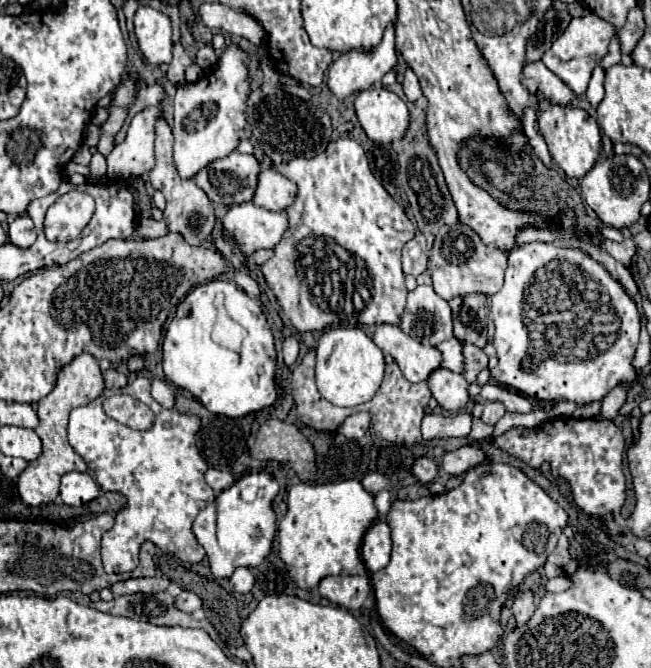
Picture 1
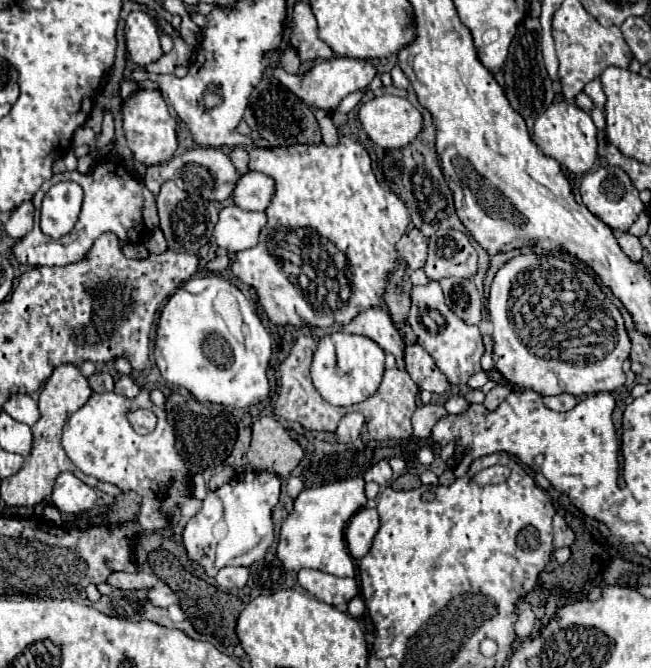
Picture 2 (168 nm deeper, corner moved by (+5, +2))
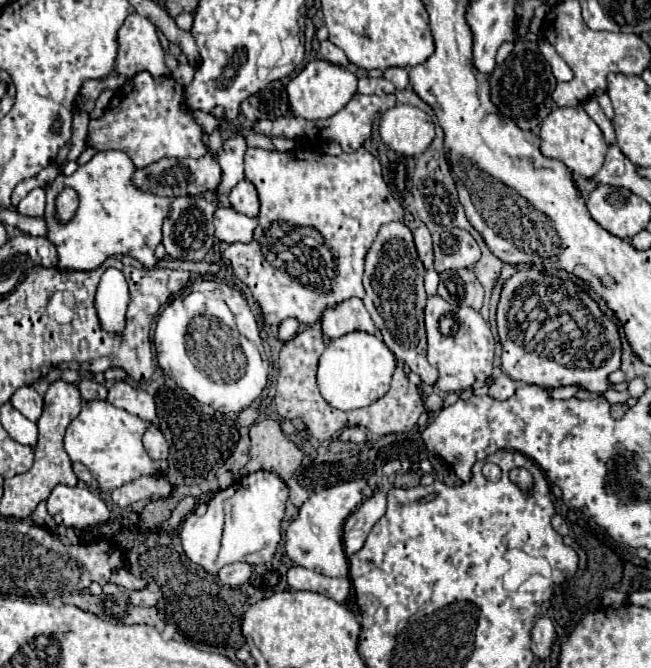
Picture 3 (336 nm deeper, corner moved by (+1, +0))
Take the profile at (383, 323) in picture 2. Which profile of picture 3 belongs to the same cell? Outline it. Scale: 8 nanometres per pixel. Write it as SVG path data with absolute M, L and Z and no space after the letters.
M347 299L345 303L339 303L335 309L325 311L325 315L321 317L321 327L323 335L329 339L343 337L351 331L365 331L375 337L381 337L361 299Z

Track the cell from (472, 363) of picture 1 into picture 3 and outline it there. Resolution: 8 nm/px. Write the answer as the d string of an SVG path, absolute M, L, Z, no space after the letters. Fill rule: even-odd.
M433 295L427 299L425 307L425 329L427 329L427 343L429 343L429 363L439 371L437 387L445 393L461 393L469 389L475 381L487 381L493 369L493 351L495 339L491 335L489 325L483 317L473 311L471 307L453 307L443 297ZM449 315L449 325L443 319ZM445 327L449 333L445 333Z

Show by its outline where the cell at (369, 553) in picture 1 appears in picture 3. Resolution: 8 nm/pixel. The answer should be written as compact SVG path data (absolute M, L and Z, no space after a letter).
M377 491L371 499L363 501L345 521L343 527L343 543L345 553L351 557L357 551L361 551L371 527L385 515L385 493Z

